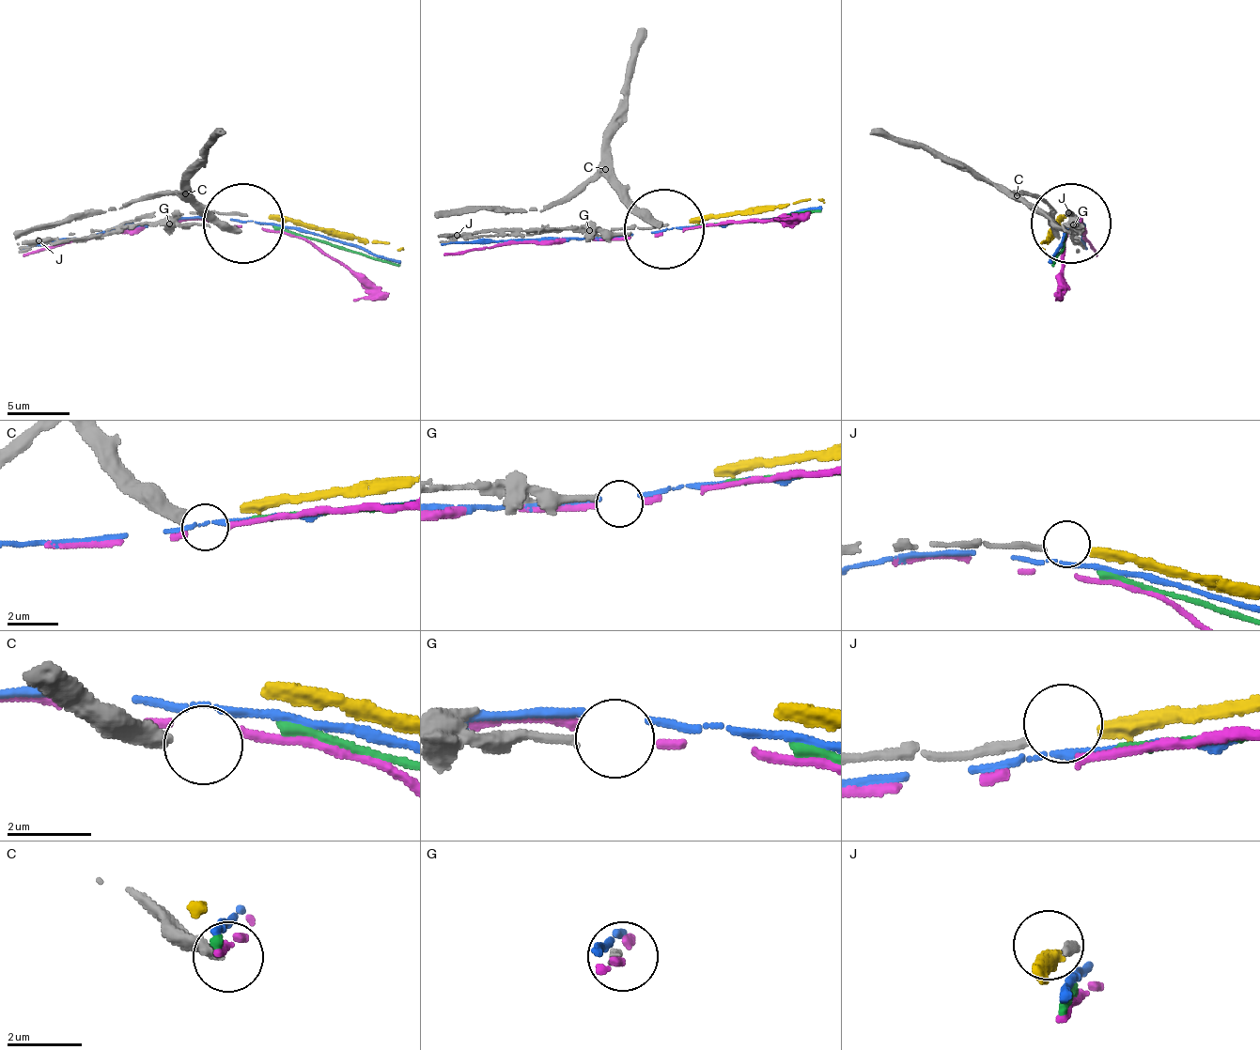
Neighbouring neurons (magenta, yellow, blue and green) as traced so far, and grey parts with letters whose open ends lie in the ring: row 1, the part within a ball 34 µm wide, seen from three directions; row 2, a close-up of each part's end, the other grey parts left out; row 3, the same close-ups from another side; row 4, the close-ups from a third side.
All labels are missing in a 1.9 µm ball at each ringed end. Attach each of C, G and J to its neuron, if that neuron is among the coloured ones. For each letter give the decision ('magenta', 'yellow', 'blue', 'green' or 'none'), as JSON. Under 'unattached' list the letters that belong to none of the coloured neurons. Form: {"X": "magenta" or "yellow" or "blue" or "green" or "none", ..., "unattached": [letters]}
{"C": "none", "G": "none", "J": "yellow", "unattached": ["C", "G"]}

